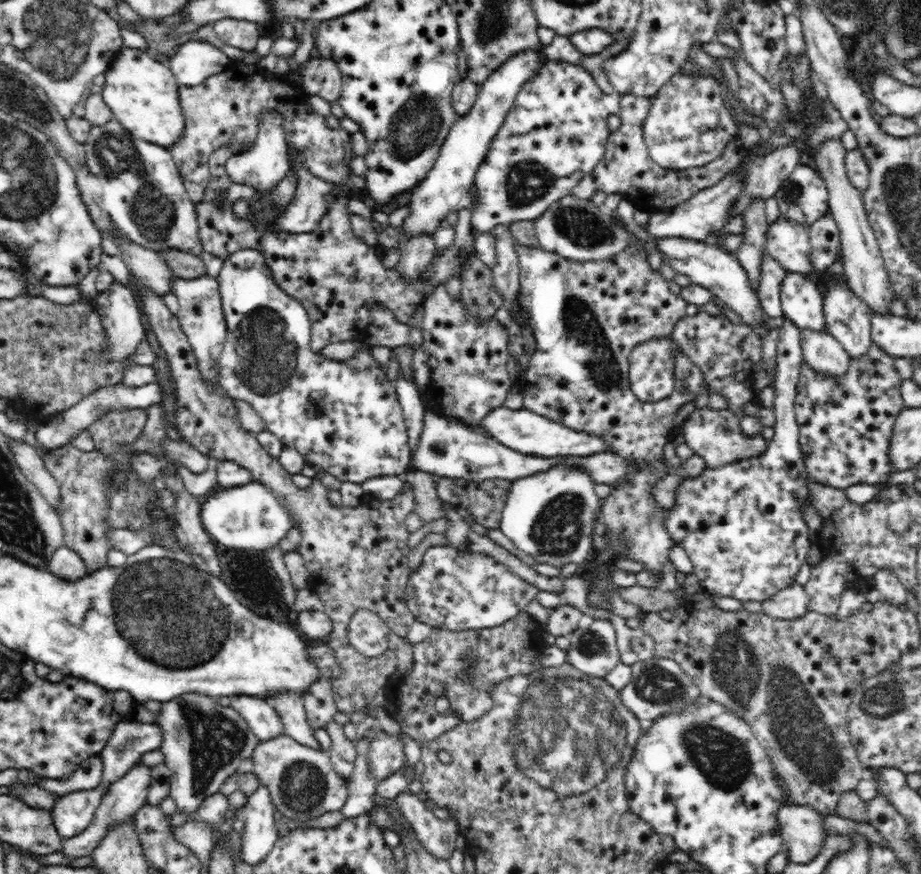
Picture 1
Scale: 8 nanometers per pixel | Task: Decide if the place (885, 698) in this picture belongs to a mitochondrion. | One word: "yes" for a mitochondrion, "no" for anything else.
yes

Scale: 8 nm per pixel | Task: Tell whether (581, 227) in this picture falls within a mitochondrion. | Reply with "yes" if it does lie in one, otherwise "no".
yes

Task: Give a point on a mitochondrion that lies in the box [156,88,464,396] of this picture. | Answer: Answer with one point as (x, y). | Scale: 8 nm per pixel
(414, 126)

